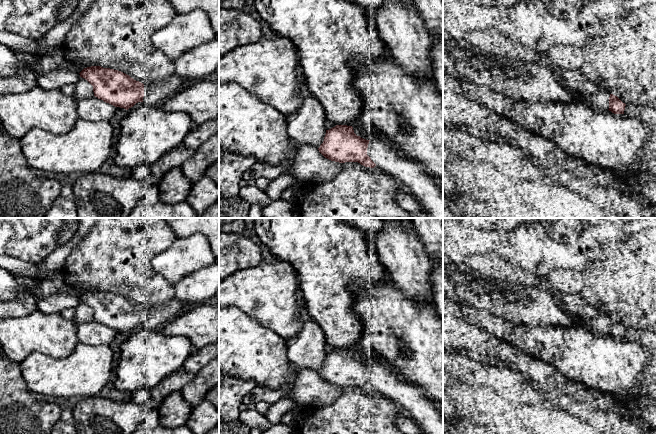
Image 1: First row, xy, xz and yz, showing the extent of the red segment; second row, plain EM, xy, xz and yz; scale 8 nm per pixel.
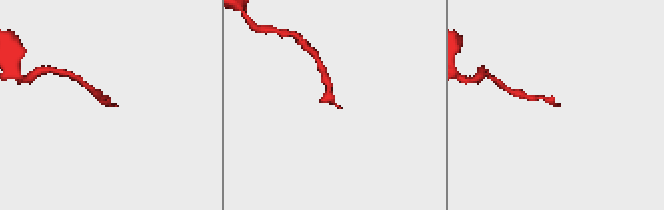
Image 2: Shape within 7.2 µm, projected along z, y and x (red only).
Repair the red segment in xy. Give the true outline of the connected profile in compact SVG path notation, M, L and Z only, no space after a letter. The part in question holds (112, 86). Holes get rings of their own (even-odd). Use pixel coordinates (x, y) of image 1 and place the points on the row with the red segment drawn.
M101 66L84 68L79 74L93 86L95 97L126 110L138 102L159 107L178 93L186 80L172 74L145 86L121 71Z

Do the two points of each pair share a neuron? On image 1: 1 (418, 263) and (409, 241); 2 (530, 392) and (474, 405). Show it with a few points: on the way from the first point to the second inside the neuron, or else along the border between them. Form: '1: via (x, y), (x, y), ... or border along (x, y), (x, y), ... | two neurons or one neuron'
1: via (413, 258), (409, 254), (409, 246) | one neuron
2: border along (525, 398), (547, 406) | two neurons

